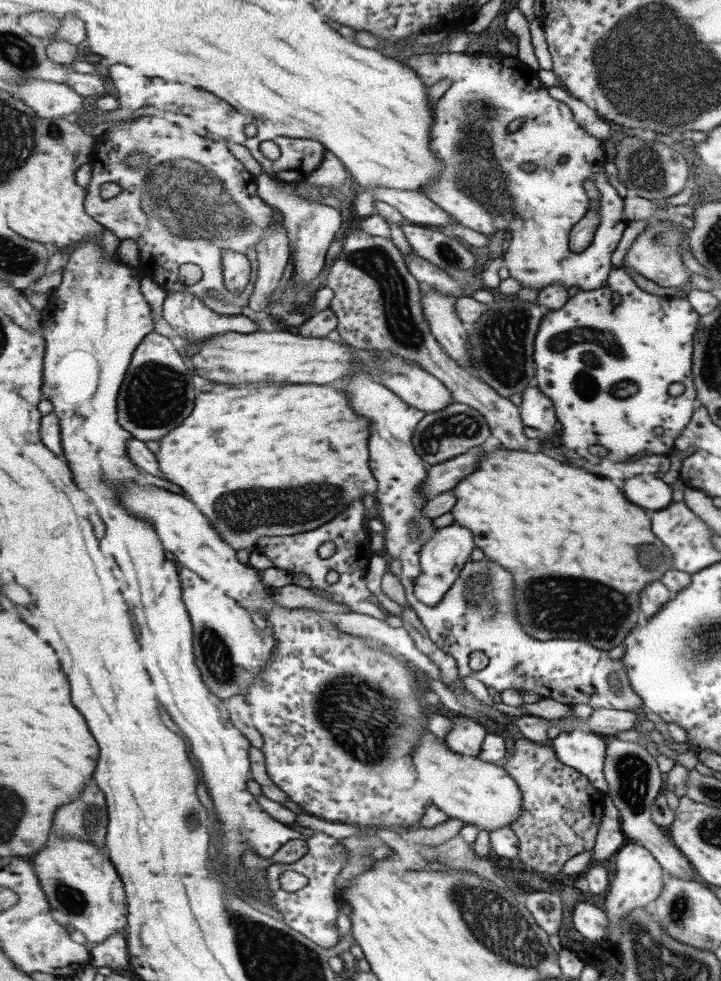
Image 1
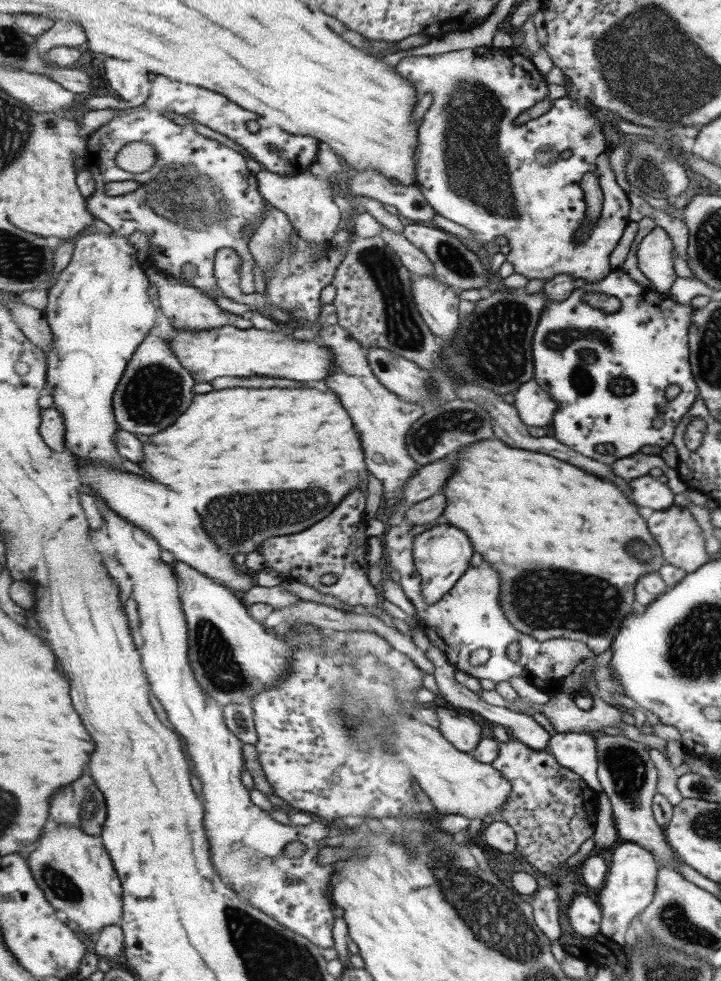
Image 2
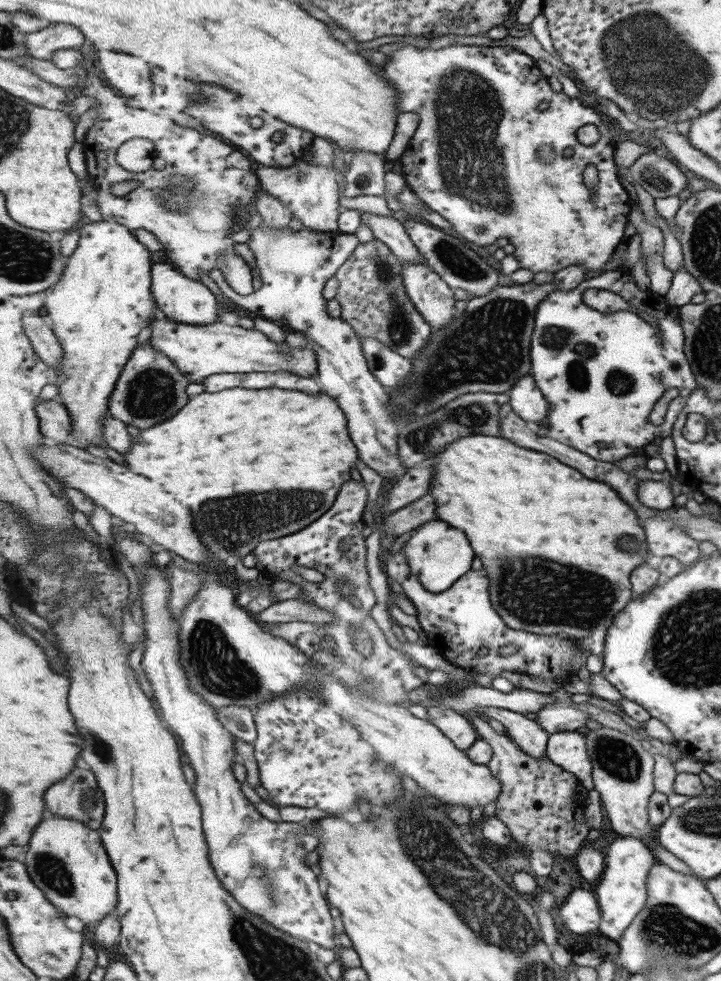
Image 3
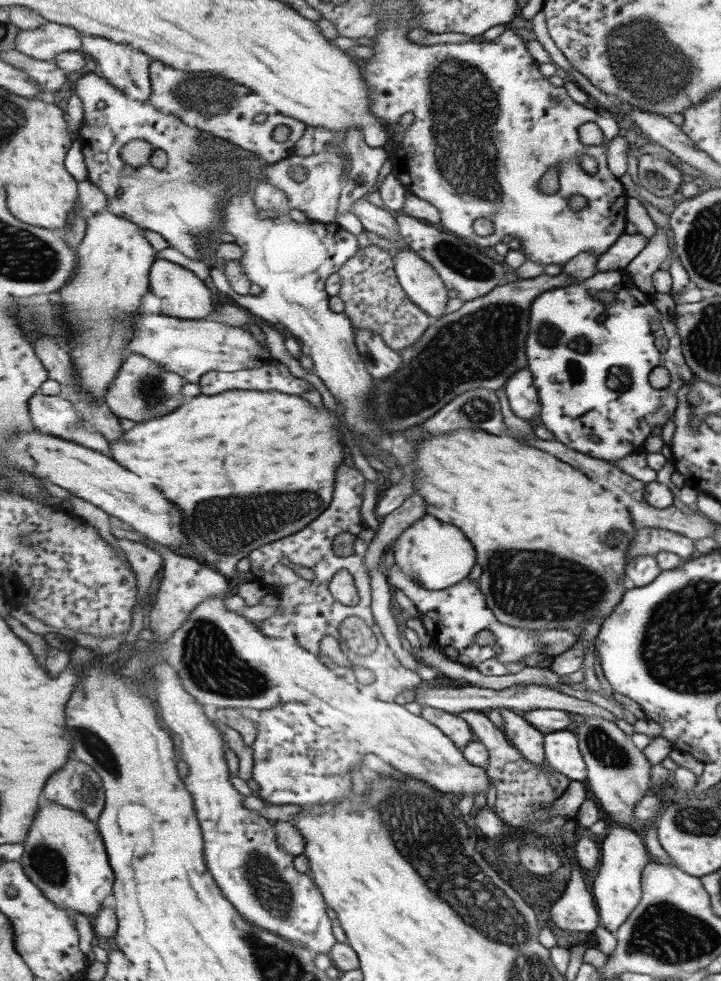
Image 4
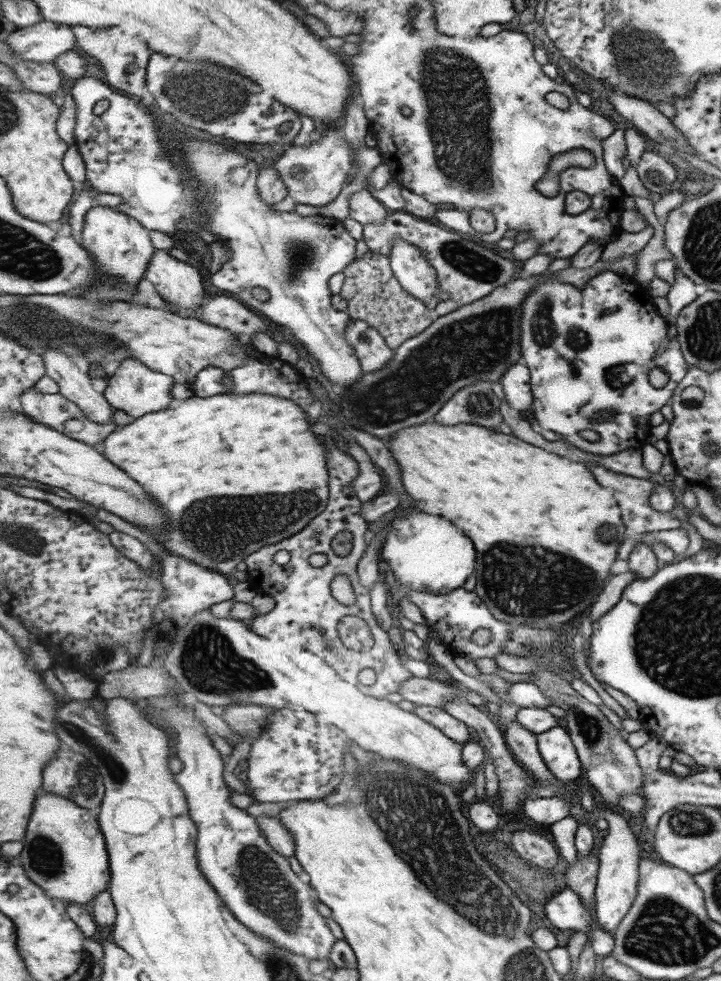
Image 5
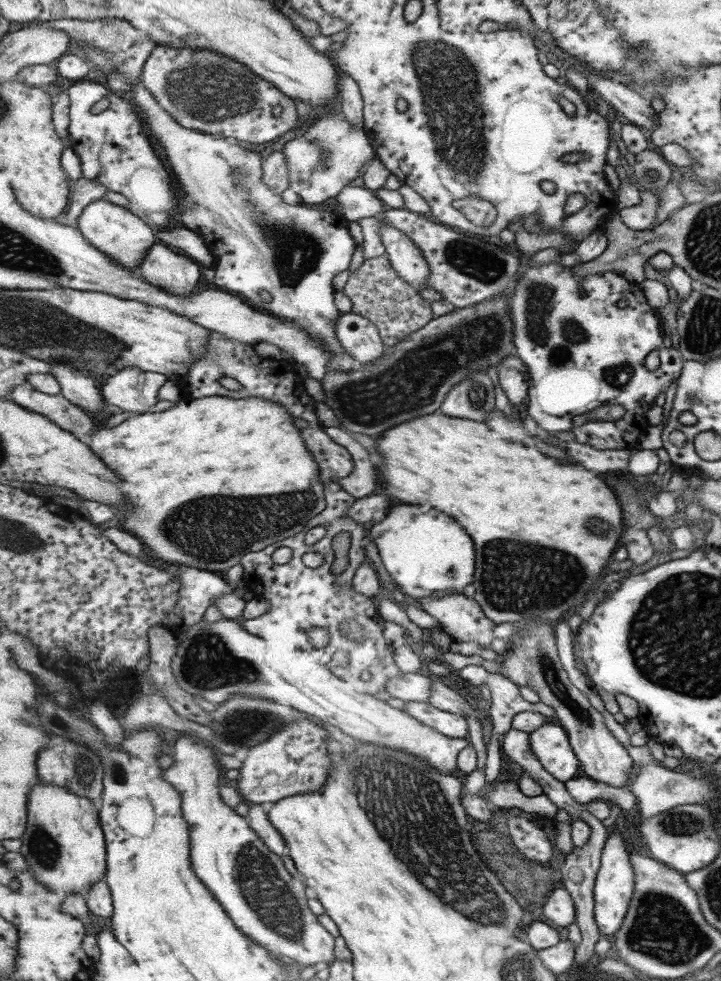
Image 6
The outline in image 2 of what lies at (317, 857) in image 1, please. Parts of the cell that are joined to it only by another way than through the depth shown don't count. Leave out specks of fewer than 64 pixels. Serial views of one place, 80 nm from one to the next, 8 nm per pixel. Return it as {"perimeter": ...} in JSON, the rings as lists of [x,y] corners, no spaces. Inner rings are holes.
{"perimeter":[[[89,228],[76,240],[76,249],[69,266],[47,290],[48,303],[44,310],[55,337],[53,348],[47,352],[45,393],[53,396],[53,406],[64,414],[66,452],[71,452],[75,458],[87,459],[122,471],[126,471],[122,464],[125,458],[118,451],[116,443],[120,425],[114,413],[114,400],[131,359],[153,330],[157,314],[161,311],[158,302],[151,296],[152,282],[141,264],[139,251],[136,251],[128,236],[115,230],[107,234],[103,230]],[[93,492],[92,495],[94,498],[100,498],[101,504],[105,507],[107,528],[105,526],[100,530],[89,528],[89,538],[95,544],[95,550],[99,552],[103,566],[107,568],[109,575],[115,576],[119,592],[123,592],[123,603],[130,594],[136,603],[137,614],[140,618],[138,630],[144,641],[140,652],[143,656],[143,664],[147,664],[145,670],[149,674],[153,692],[159,696],[161,704],[165,706],[175,730],[183,736],[184,743],[187,744],[188,755],[191,756],[193,762],[193,770],[203,783],[201,795],[205,804],[206,831],[209,835],[210,852],[213,854],[218,874],[228,879],[229,885],[248,903],[250,902],[255,908],[274,917],[289,930],[303,935],[323,948],[333,948],[335,946],[333,910],[336,905],[331,897],[331,886],[337,865],[317,863],[319,850],[327,847],[322,844],[321,840],[331,834],[328,824],[322,822],[314,822],[309,826],[281,824],[271,818],[267,811],[251,802],[250,790],[247,790],[247,786],[241,782],[241,774],[243,770],[247,770],[245,752],[243,752],[245,742],[241,742],[229,730],[224,707],[199,684],[193,665],[190,664],[190,627],[182,607],[180,579],[173,564],[160,561],[162,546],[151,533],[145,532],[137,524],[119,516],[119,513],[107,505],[107,501],[100,494]],[[295,840],[305,845],[306,852],[299,858],[287,858],[285,848],[289,842],[295,842]]]}

